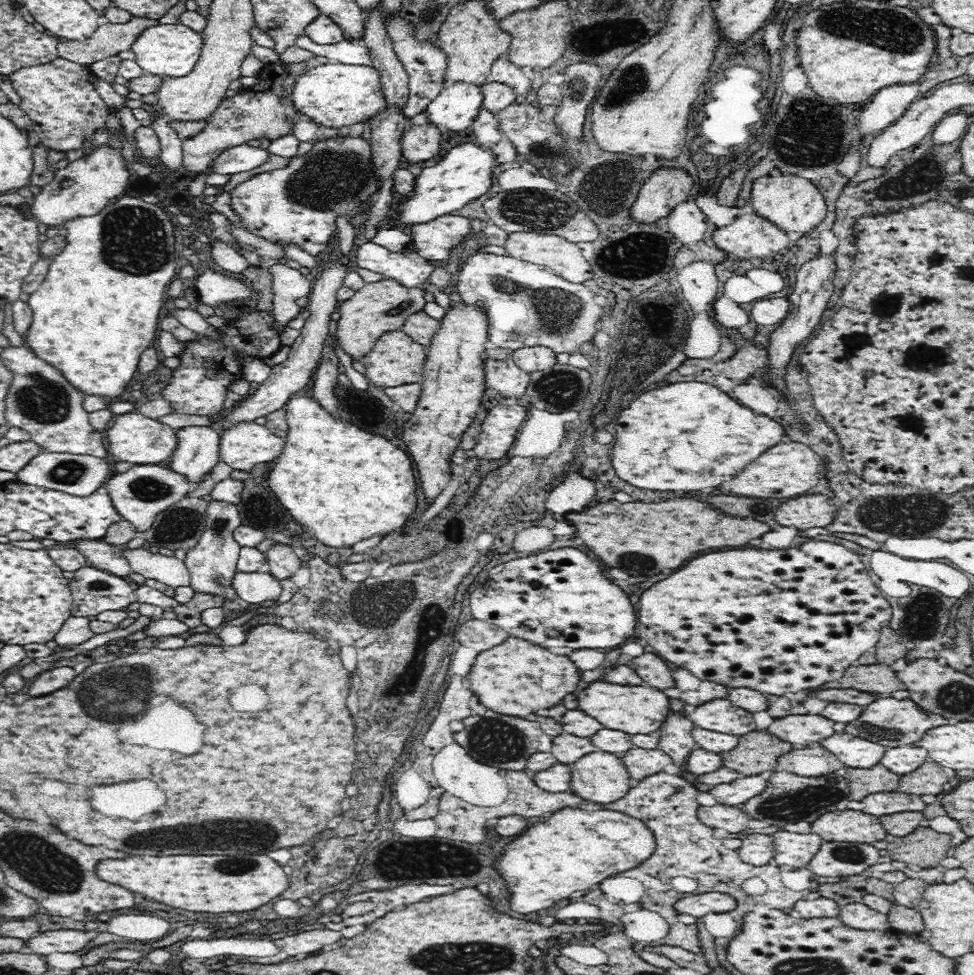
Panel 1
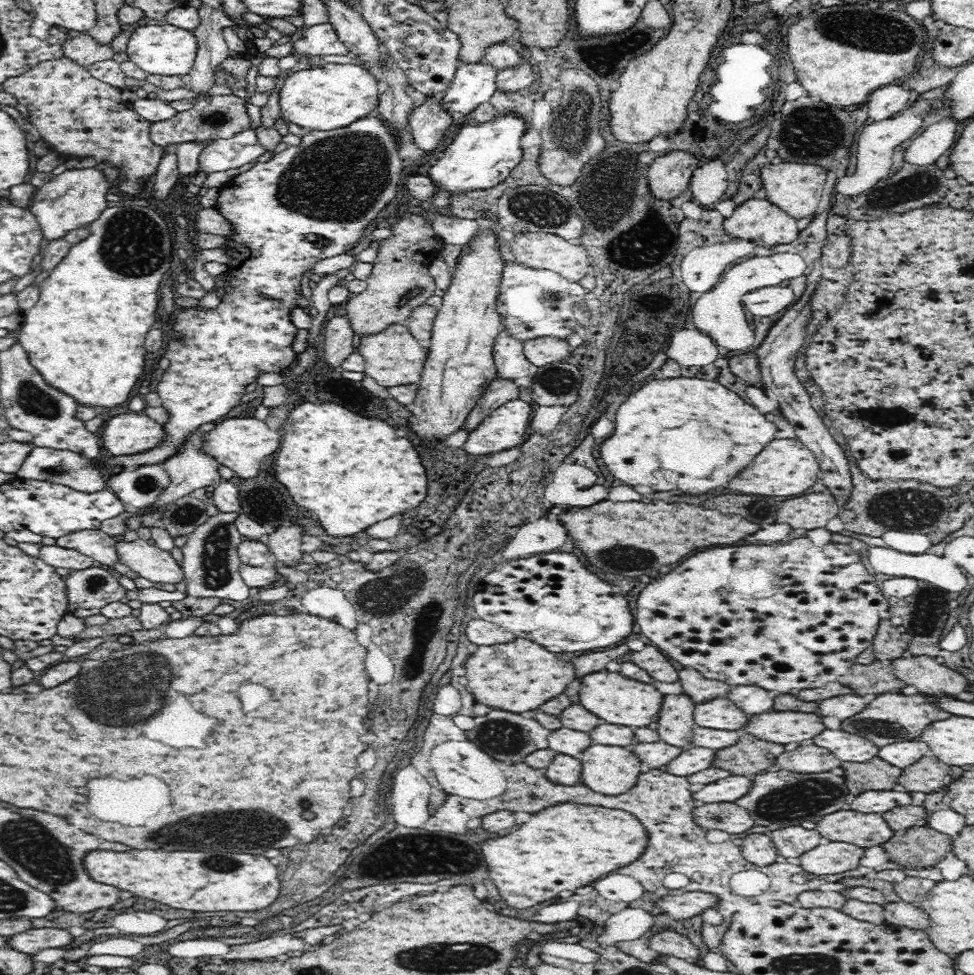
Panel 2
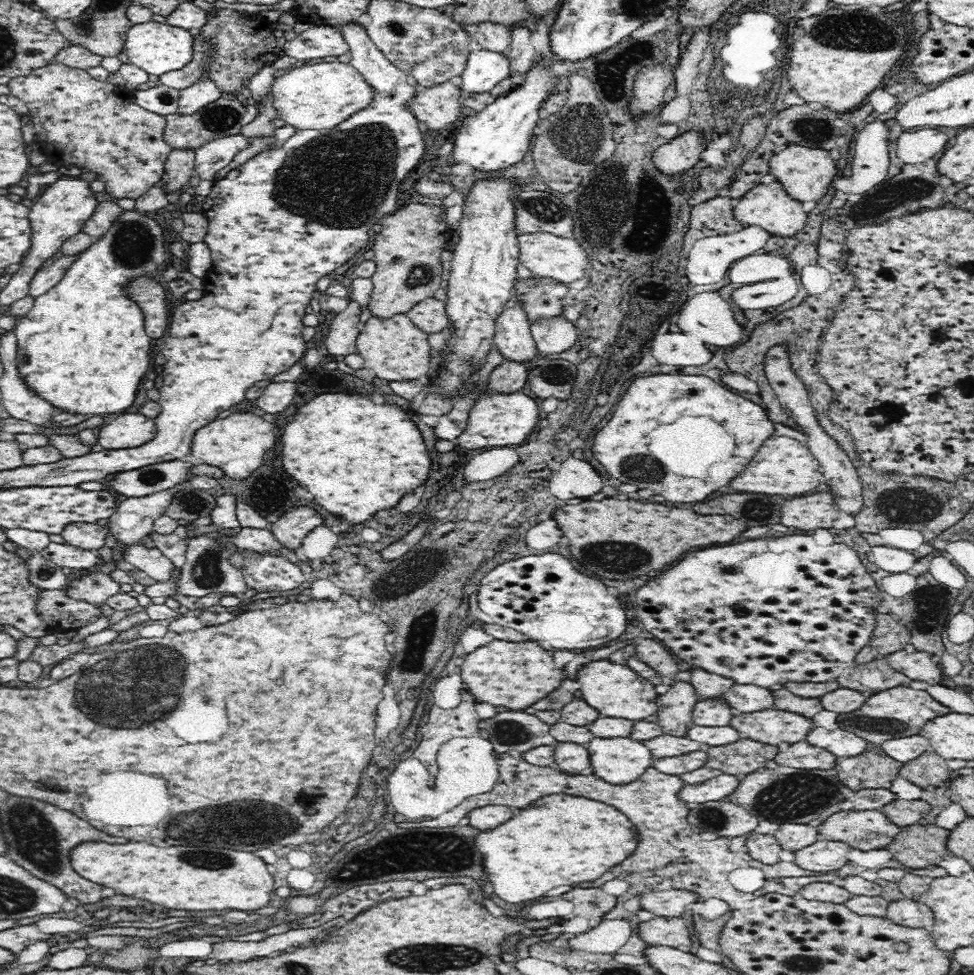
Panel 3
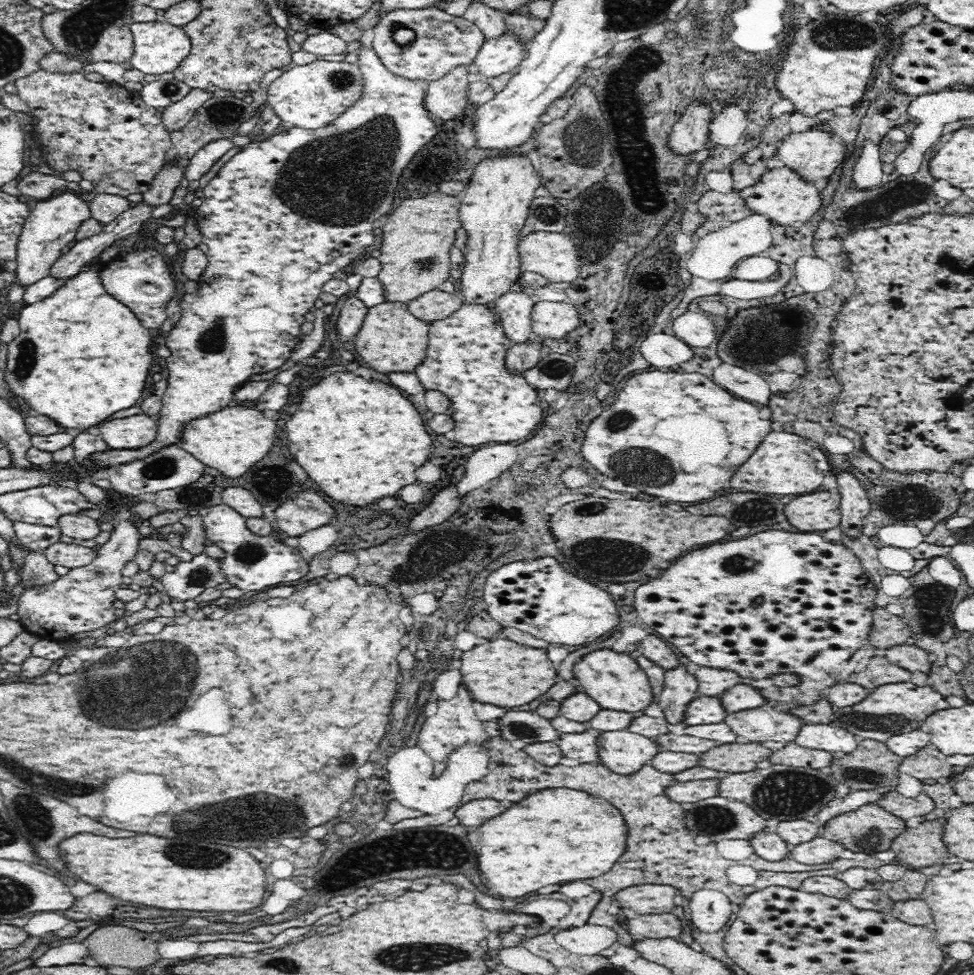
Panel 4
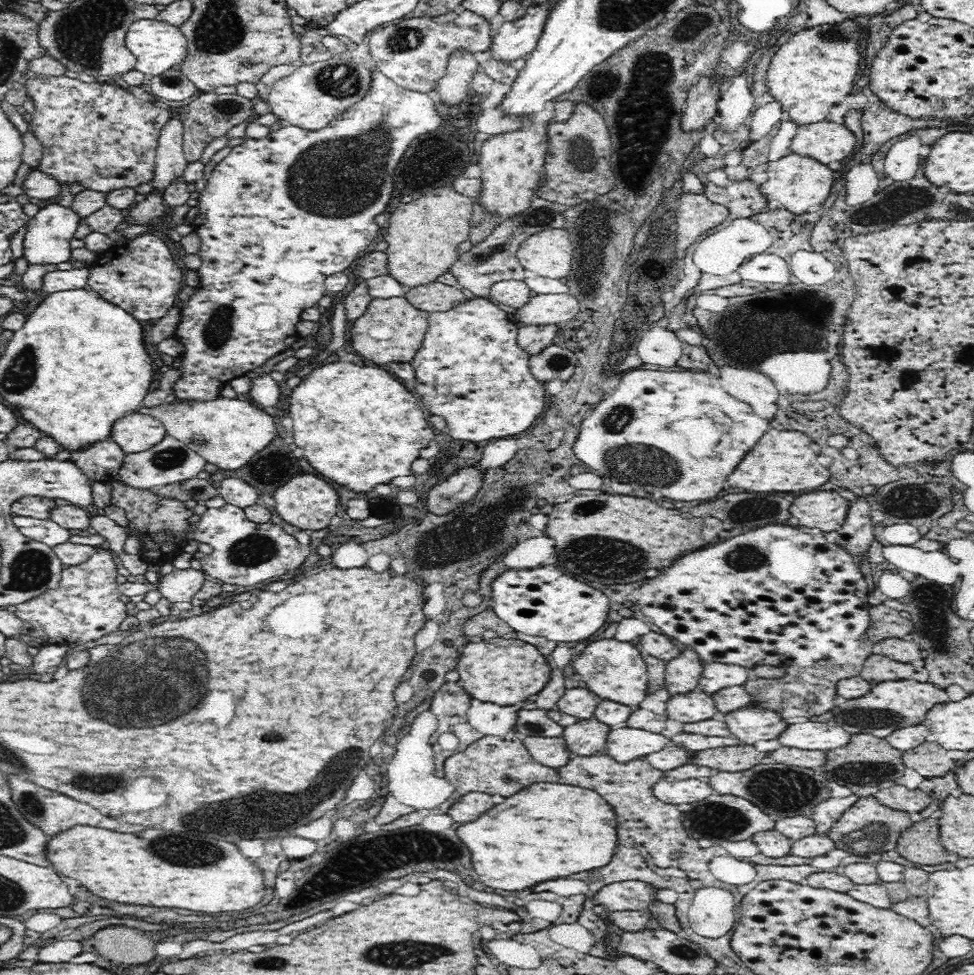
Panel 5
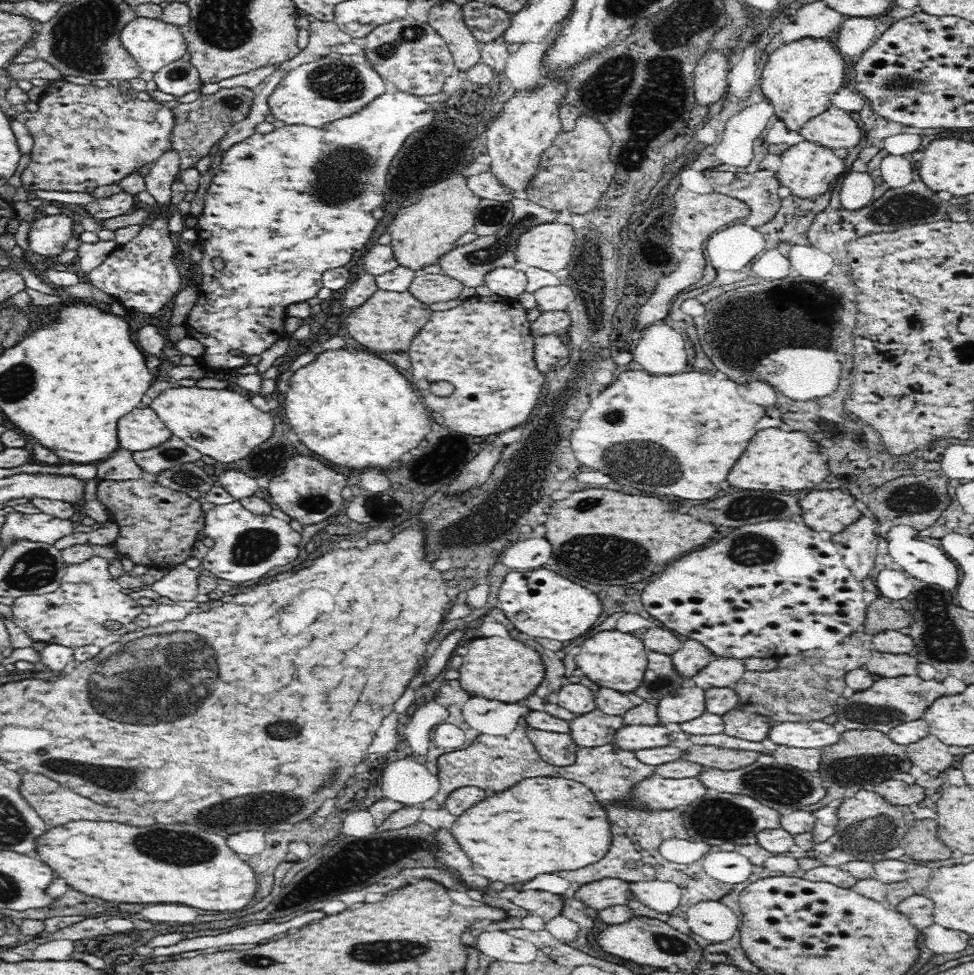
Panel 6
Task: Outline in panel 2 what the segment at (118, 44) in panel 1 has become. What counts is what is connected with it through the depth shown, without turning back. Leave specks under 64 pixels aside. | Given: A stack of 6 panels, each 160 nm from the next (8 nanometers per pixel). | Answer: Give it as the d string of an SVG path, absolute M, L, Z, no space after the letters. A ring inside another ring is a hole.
M86 32L75 33L63 42L63 56L82 66L88 66L95 62L112 59L114 50L110 43L102 45Z

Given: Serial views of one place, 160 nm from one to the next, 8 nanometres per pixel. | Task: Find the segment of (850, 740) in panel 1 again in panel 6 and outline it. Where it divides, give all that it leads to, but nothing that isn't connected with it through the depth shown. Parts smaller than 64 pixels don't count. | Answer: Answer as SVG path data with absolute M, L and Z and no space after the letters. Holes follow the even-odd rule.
M823 720L776 722L768 733L768 739L774 744L804 749L818 748L821 750L841 740L840 732L837 732L832 724Z

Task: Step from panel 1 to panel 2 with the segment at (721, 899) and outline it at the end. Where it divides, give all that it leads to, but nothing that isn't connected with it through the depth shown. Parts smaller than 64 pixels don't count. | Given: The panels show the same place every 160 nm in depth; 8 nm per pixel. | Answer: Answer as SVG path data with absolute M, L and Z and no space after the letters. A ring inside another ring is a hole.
M681 890L662 896L654 905L660 912L669 914L675 920L692 918L701 915L708 908L718 906L718 896L696 890Z

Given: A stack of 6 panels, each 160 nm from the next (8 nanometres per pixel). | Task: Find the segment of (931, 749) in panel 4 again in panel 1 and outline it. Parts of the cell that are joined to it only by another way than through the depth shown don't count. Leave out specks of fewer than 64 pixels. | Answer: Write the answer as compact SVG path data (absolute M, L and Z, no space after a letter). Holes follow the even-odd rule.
M928 760L910 774L901 775L897 791L906 794L940 795L944 793L944 784L953 777L953 774L941 764Z

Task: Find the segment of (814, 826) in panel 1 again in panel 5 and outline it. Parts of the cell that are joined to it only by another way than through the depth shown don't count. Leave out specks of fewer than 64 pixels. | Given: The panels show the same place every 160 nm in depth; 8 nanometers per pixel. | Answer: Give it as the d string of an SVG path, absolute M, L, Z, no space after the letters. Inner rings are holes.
M863 794L848 808L827 832L835 846L846 849L851 853L864 854L868 852L888 852L895 850L901 832L912 826L909 814L900 810L892 810L888 806L880 804L874 794Z

